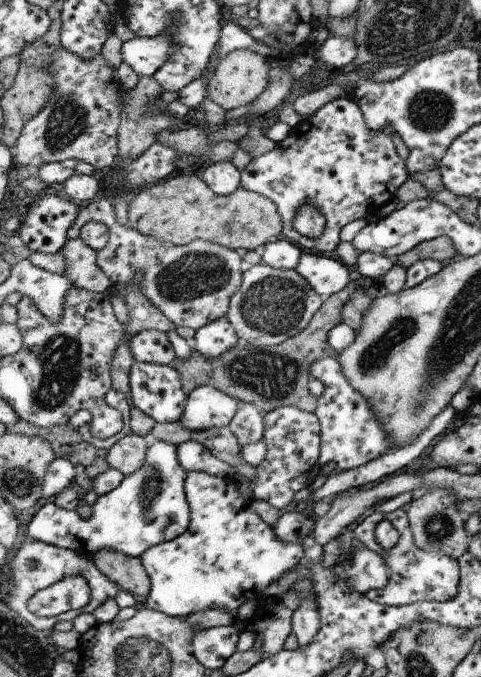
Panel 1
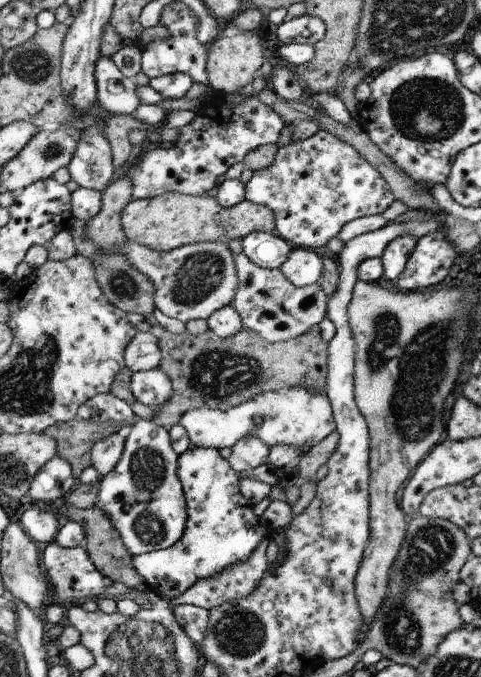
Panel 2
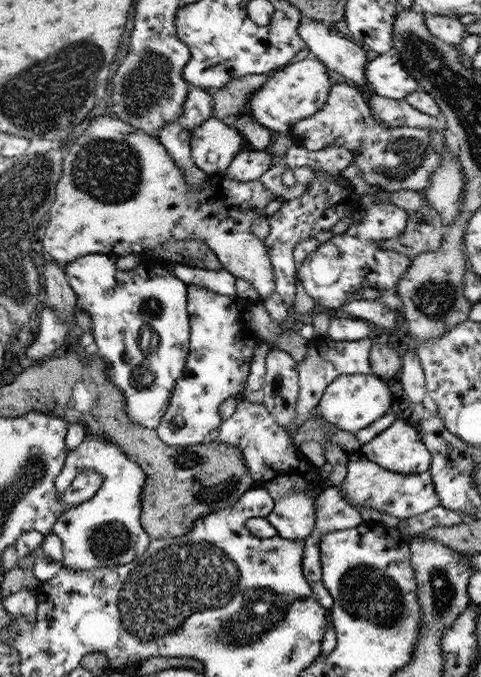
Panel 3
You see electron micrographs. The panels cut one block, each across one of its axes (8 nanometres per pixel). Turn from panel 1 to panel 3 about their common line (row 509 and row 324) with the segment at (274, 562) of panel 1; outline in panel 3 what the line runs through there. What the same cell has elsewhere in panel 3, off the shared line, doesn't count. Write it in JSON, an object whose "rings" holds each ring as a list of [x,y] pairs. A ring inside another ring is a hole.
{"rings":[[[188,284],[189,356],[184,373],[172,389],[170,404],[162,417],[160,426],[154,430],[165,444],[194,446],[204,441],[212,430],[220,426],[218,406],[234,395],[240,399],[242,385],[246,384],[255,347],[260,342],[252,327],[250,312],[252,302],[232,294],[221,296],[204,286]]]}

